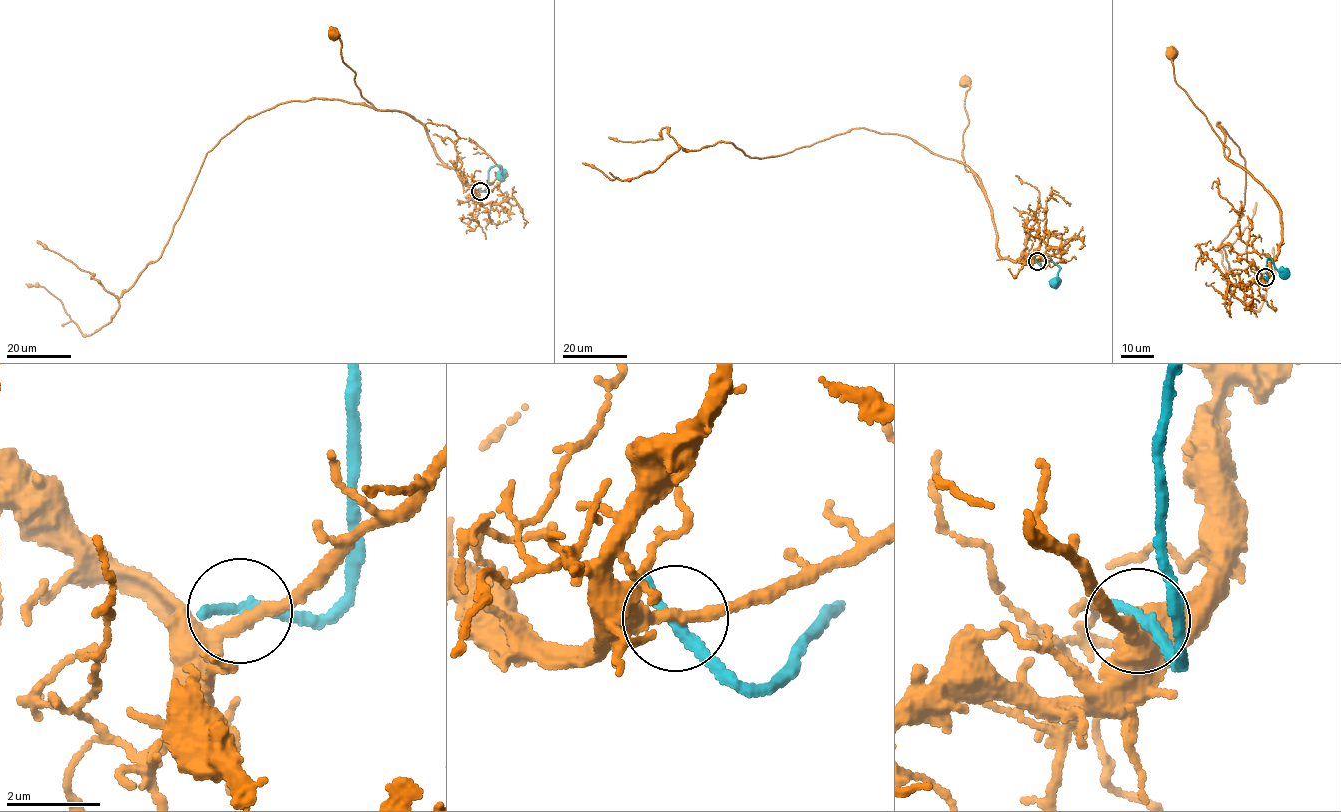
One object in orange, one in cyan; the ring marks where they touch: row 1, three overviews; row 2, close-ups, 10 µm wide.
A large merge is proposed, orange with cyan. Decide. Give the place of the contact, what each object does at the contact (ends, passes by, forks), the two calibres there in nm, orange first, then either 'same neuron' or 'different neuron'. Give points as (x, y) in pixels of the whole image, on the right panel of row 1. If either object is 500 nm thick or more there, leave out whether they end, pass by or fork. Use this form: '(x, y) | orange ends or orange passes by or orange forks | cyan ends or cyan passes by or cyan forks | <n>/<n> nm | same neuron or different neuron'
(1265, 277) | orange passes by | cyan ends | 280/320 nm | different neuron

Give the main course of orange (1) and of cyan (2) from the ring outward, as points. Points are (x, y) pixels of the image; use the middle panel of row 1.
1: (1036, 261), (1014, 261), (998, 252), (993, 215), (962, 155), (970, 87), (963, 80)
2: (1036, 261), (1043, 266), (1048, 260), (1056, 263), (1060, 269), (1056, 282)

